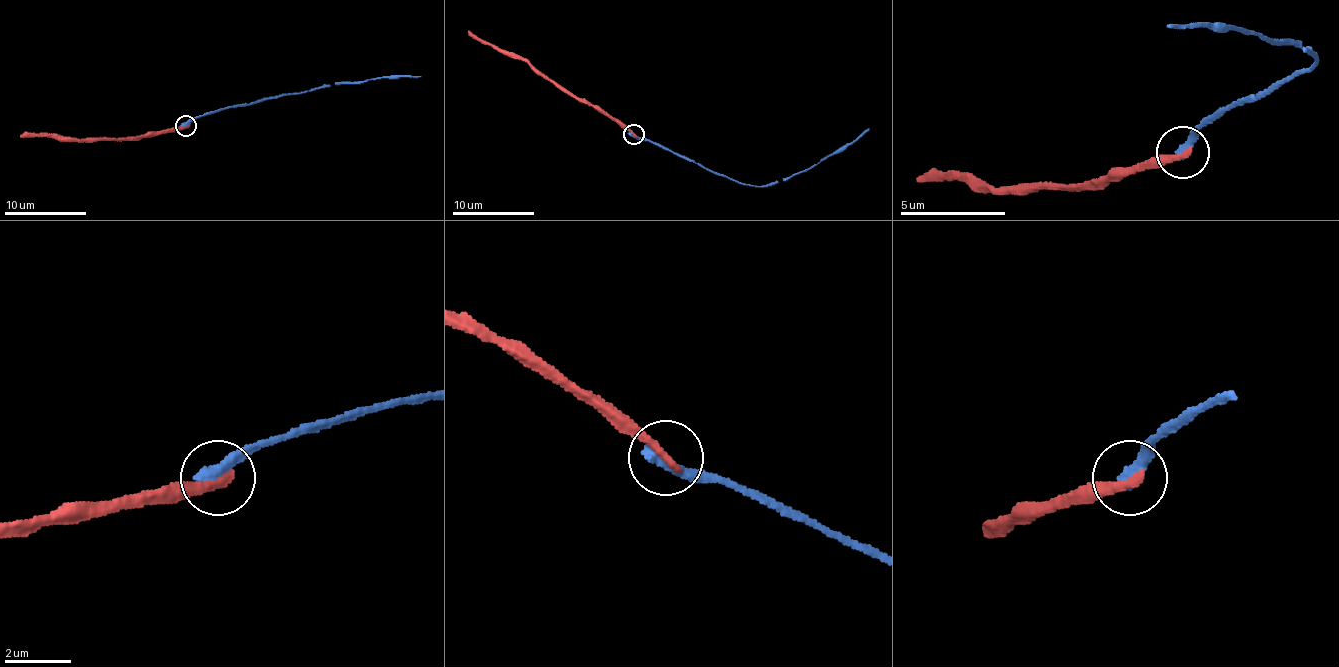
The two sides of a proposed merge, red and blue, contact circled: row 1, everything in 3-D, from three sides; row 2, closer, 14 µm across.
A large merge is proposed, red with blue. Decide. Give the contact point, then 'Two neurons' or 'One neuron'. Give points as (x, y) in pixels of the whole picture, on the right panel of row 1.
Place: (1182, 152). Two neurons

